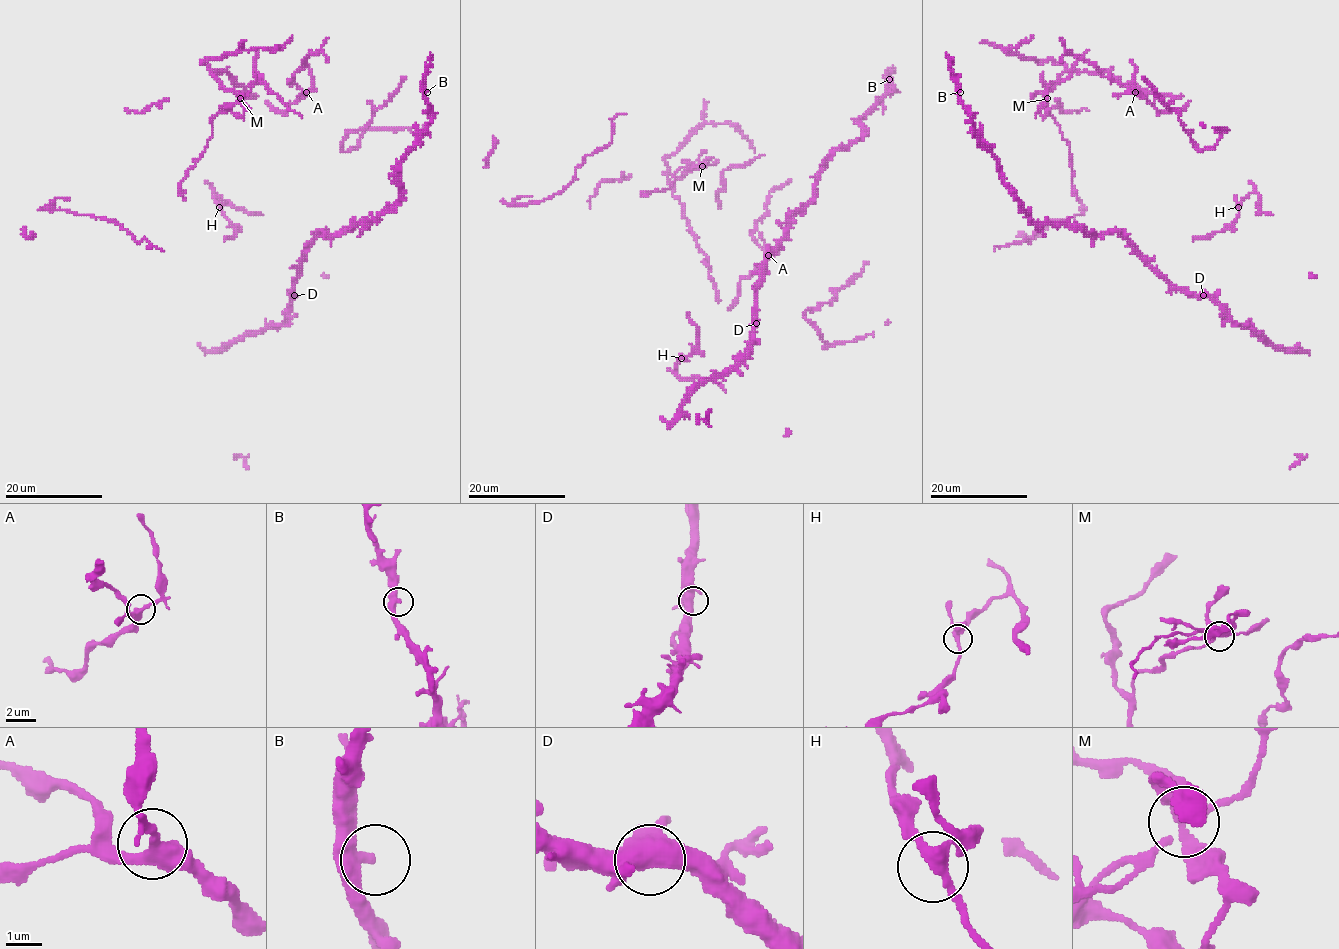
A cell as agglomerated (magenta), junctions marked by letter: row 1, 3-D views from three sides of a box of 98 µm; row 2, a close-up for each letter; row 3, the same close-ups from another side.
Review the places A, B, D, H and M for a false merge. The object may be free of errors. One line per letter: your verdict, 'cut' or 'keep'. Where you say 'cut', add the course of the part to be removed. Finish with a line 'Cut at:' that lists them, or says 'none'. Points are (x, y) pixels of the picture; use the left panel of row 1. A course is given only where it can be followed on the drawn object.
A: keep
B: keep
D: keep
H: keep
M: cut; foreign part runs (239, 98), (211, 120), (211, 135), (204, 152), (180, 184), (185, 199)
Cut at: M

